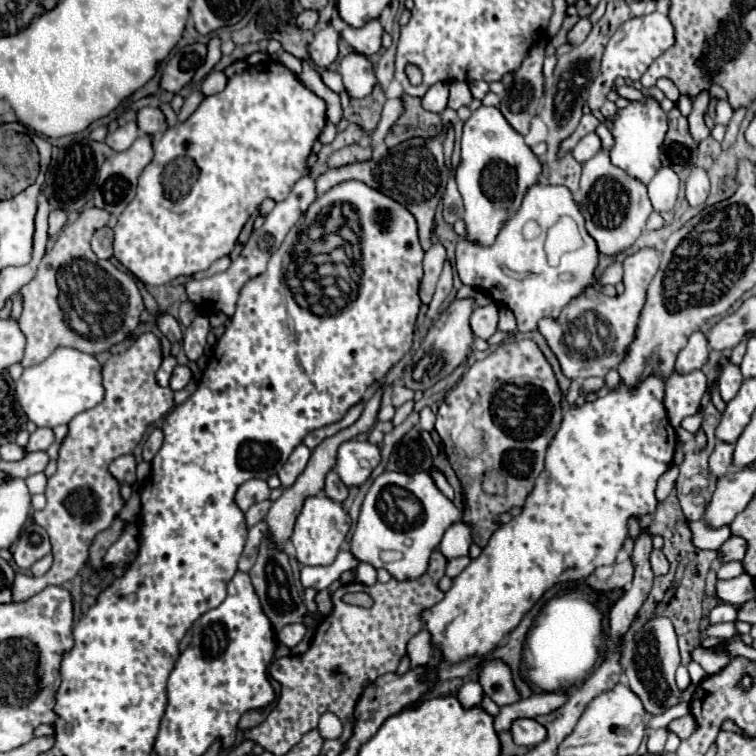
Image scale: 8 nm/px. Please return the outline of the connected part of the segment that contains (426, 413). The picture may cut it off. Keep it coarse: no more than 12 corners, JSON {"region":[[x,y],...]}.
{"region":[[430,407],[419,413],[421,430],[432,432],[436,414]]}

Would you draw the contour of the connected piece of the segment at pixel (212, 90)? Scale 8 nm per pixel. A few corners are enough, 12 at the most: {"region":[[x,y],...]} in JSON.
{"region":[[212,71],[202,81],[204,95],[222,93],[228,79],[222,71]]}

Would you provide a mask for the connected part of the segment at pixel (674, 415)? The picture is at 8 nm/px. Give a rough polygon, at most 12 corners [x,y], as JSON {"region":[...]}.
{"region":[[702,371],[672,375],[664,407],[672,427],[698,413],[708,381]]}

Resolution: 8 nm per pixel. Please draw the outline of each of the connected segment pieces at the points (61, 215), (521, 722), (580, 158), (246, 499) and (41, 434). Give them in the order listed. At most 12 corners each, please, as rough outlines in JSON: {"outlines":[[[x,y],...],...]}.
{"outlines":[[[54,209],[50,213],[50,235],[62,231],[68,221],[66,209]],[[534,719],[512,721],[516,745],[534,747],[546,729]],[[596,133],[582,137],[572,149],[578,163],[586,163],[602,149]],[[252,479],[236,491],[236,505],[250,505],[270,497],[268,483]],[[50,427],[36,429],[30,435],[26,453],[46,451],[54,443]]]}

